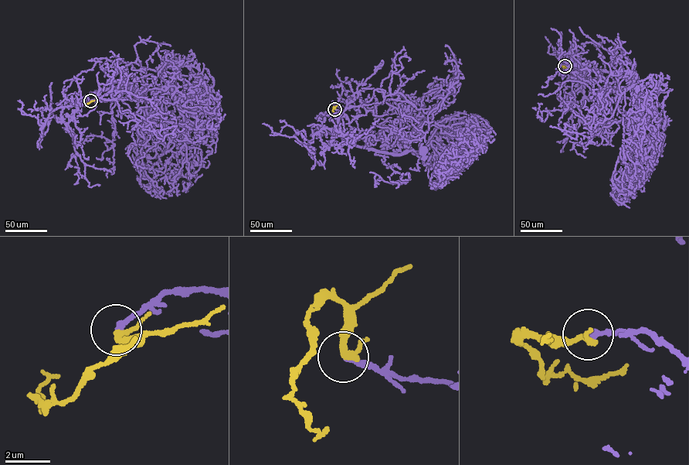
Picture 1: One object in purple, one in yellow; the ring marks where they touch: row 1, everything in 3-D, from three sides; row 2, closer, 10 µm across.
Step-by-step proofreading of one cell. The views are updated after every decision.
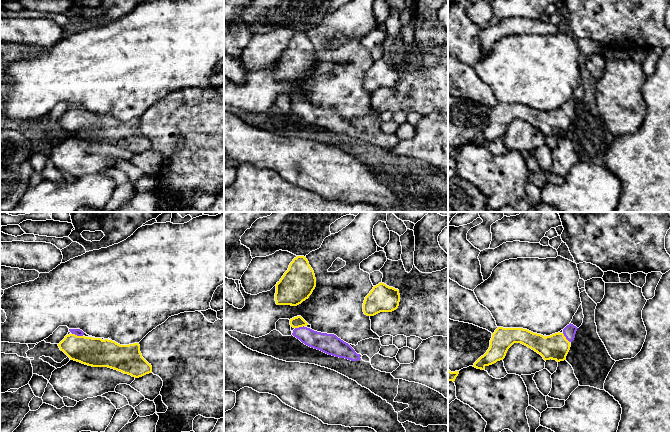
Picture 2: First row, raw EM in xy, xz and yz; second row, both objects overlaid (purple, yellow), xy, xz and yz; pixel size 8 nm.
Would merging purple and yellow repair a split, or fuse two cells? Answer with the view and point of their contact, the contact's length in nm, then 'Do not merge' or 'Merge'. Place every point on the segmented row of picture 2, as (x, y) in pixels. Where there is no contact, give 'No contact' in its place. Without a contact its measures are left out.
Touches purple at xy (77, 335). Shared border 90 nm. Merge

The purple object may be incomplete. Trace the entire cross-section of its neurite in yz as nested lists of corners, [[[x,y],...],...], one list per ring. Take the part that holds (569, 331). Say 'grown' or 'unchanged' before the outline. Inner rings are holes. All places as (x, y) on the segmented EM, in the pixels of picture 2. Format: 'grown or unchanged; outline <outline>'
grown; outline [[[570,323],[563,329],[562,333],[558,332],[545,337],[523,328],[498,327],[492,334],[489,349],[474,363],[473,367],[484,370],[486,366],[503,360],[508,349],[514,343],[521,343],[531,348],[540,354],[545,361],[550,359],[557,362],[564,361],[577,329]]]

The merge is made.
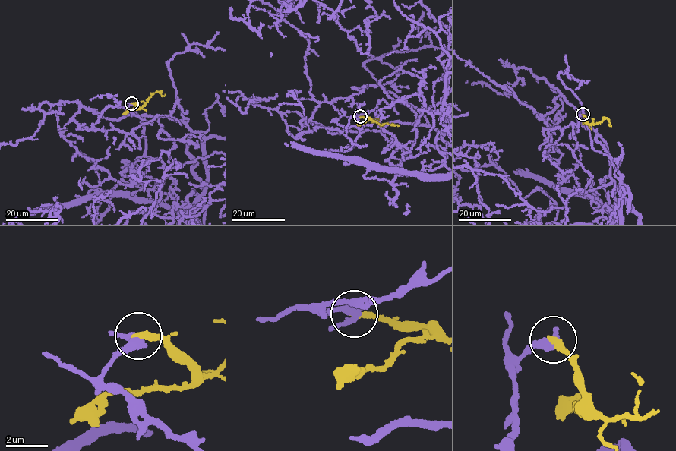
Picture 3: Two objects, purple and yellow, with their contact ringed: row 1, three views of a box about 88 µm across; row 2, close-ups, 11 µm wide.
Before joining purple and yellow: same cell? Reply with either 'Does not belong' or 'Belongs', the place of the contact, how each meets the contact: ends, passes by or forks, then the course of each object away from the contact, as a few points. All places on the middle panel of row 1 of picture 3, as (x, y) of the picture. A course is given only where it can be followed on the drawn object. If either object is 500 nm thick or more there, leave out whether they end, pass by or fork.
Does not belong. Place: (360, 116). At the ring purple passes by. At the ring yellow ends. Course of purple: (360, 116), (383, 100), (402, 102), (419, 121), (393, 182), (365, 178), (381, 168). Course of yellow: (360, 116), (374, 120), (382, 126), (390, 123), (399, 125)

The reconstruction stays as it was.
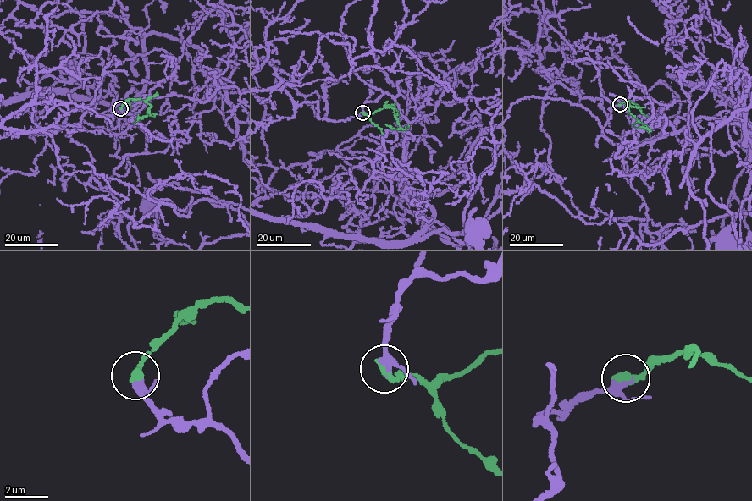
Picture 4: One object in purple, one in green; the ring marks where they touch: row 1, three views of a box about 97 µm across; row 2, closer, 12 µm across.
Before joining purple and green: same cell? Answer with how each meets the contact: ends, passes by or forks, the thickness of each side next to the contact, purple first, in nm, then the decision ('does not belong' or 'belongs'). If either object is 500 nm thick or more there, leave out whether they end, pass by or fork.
purple passes by; green ends; calibres 300 and 440 nm; belongs

